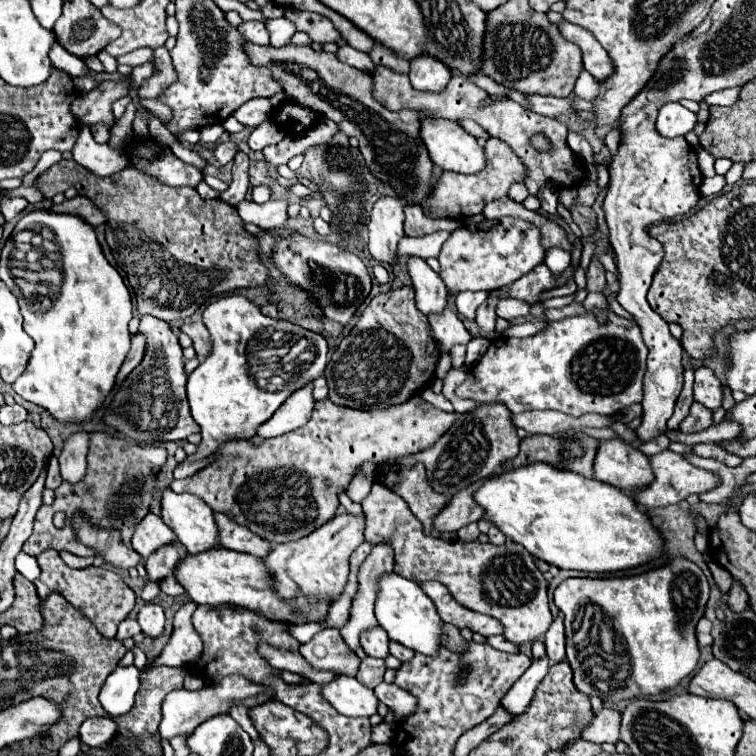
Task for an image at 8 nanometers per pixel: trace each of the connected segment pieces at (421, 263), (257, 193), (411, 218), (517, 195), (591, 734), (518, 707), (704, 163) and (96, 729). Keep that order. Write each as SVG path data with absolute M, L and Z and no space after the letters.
M412 256L408 260L408 272L416 290L416 306L422 314L442 314L446 308L448 290L442 278L426 264L426 260Z
M266 184L254 186L254 188L252 188L252 200L254 200L256 204L268 202L268 200L270 200L270 186L266 186Z
M406 206L404 212L406 212L406 222L404 222L406 236L426 236L438 230L454 232L460 226L460 220L456 218L430 218L418 206Z
M522 182L518 184L512 184L510 190L508 190L508 198L514 200L514 202L524 202L528 198L528 192L526 192L526 186Z
M602 708L592 718L592 722L584 728L582 738L588 742L594 742L594 744L604 744L604 742L616 744L620 740L620 720L622 720L620 712Z
M548 658L532 660L532 666L522 674L522 678L506 692L506 696L502 696L500 706L512 716L524 714L534 698L536 686L546 676L546 672L548 672Z
M700 148L700 150L698 150L698 162L700 162L700 172L702 172L704 176L716 176L716 172L714 172L714 162L716 162L716 158L714 158L710 152L706 152L704 148Z
M88 718L80 726L80 742L86 744L88 748L100 746L114 736L114 730L116 722L112 722L110 718Z

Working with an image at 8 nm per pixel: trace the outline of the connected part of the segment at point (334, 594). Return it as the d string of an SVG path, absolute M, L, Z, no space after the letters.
M336 514L330 522L326 522L324 526L320 526L318 530L314 530L312 534L288 542L288 544L278 544L270 556L264 558L264 564L268 566L268 570L272 572L274 580L276 580L276 592L282 598L292 598L298 592L302 594L318 594L322 598L338 598L346 586L348 580L348 558L350 554L364 542L364 516L354 516L354 514Z

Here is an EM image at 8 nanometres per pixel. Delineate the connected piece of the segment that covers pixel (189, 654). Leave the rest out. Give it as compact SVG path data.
M186 602L174 614L174 632L162 650L162 654L154 660L152 666L176 666L176 668L190 668L198 656L204 652L202 638L192 626L192 612L196 610L194 602Z

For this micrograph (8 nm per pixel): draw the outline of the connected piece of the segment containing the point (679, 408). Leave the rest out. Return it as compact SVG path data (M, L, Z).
M686 370L684 372L684 388L676 400L676 408L674 408L674 414L672 418L668 420L668 428L670 430L678 430L680 422L688 416L690 412L690 406L692 406L692 382L694 382L694 372L692 370Z

